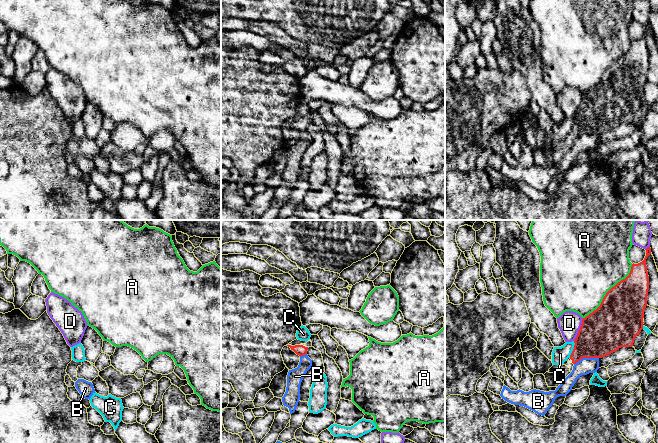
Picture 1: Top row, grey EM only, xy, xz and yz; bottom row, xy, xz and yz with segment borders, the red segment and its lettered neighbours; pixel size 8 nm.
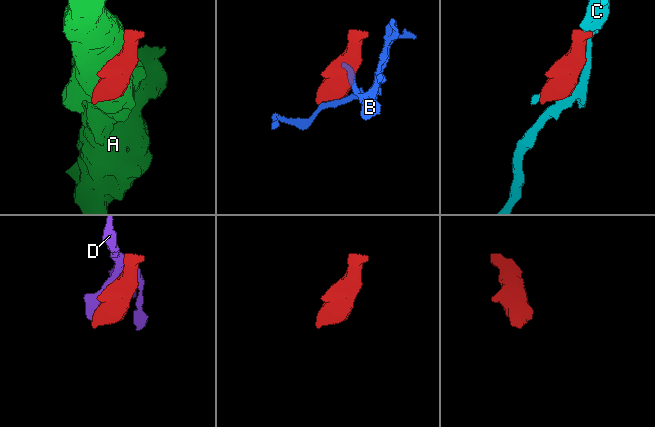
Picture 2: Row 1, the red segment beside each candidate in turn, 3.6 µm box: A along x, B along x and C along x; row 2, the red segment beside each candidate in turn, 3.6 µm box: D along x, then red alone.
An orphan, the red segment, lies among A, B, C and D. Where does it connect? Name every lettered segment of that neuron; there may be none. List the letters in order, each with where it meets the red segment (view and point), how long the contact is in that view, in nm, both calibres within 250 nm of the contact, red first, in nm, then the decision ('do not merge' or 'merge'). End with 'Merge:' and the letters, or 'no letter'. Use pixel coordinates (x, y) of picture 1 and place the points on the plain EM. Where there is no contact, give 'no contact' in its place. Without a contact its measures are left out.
A: yz (608, 67) | 600 nm | 380/500 nm | do not merge
B: yz (586, 133) | 200 nm | 360/130 nm | do not merge
C: yz (573, 125) | 140 nm | 340/130 nm | do not merge
D: yz (580, 105) | 200 nm | 380/190 nm | do not merge
Merge: no letter

